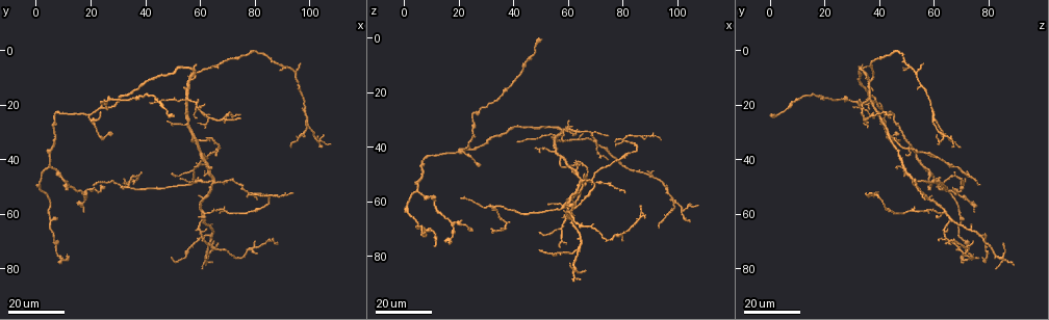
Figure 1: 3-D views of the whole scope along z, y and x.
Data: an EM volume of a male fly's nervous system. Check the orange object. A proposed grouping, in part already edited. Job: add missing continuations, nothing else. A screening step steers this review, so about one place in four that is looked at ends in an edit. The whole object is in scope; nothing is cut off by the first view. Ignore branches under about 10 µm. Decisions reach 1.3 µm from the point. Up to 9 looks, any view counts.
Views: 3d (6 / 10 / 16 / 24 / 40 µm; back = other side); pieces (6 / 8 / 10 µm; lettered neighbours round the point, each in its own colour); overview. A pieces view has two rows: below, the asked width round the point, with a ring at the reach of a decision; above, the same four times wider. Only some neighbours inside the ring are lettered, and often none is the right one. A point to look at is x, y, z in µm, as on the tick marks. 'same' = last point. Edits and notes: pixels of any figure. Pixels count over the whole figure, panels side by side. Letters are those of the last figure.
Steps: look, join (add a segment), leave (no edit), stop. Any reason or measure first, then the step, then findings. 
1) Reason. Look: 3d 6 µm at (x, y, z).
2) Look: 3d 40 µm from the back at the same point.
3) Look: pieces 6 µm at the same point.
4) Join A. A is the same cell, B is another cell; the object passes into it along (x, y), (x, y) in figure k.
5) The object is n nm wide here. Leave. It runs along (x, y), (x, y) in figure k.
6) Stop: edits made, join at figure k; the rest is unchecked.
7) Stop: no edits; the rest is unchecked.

Look: 3d 16 µm at (28, 30, 46).

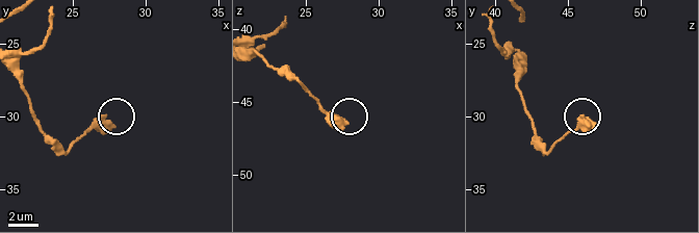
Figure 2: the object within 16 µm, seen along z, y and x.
Look: pieces 6 µm at (27.4, 30.8, 47.0).

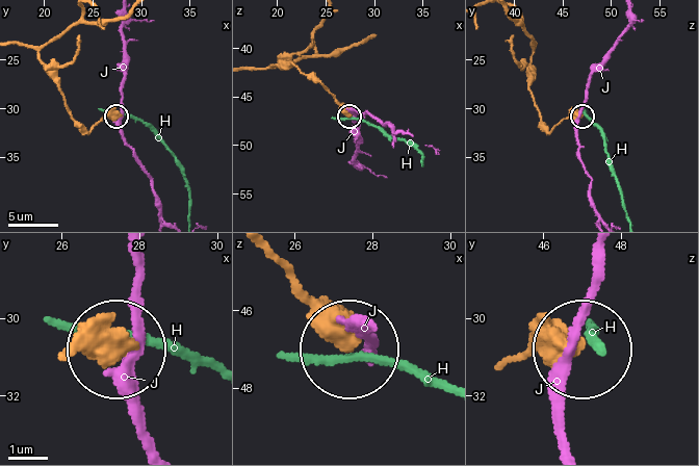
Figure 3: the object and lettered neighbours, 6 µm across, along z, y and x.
Leave. H and J are other cells; it runs along (269, 254), (345, 350) in figure 3; no lettered segment goes on from it.

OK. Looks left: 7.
An open end. Look: 3d 16 µm at (59, 5, 34).

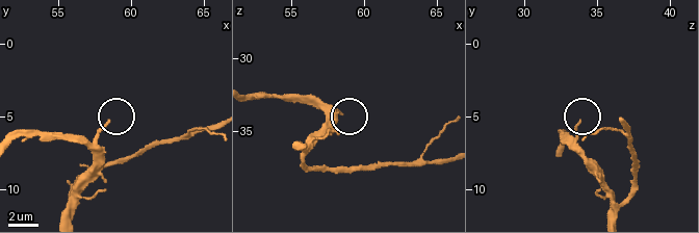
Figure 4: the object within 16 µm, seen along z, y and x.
Look: pieces 10 µm at (58.4, 5.4, 34.0).

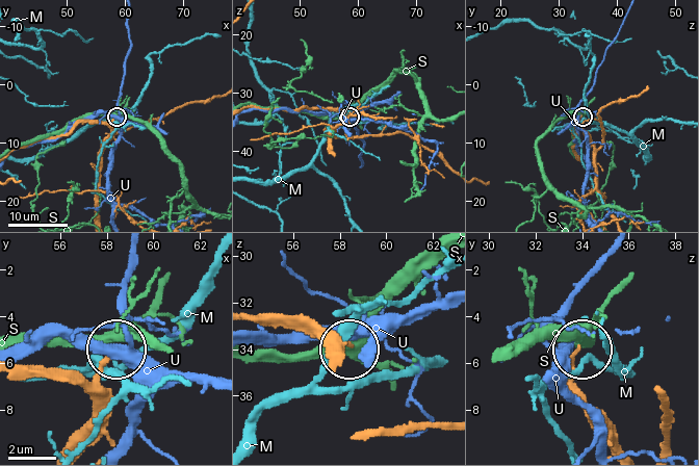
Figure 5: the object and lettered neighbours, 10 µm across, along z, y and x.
Leave. M, S and U are other cells; none of them fits.

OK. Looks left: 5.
Free end. Look: 3d 24 µm at (74, 25, 36).

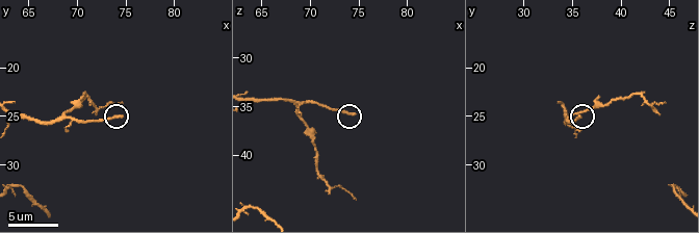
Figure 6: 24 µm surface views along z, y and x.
Look: pieces 6 µm at (74.4, 25.2, 35.6).

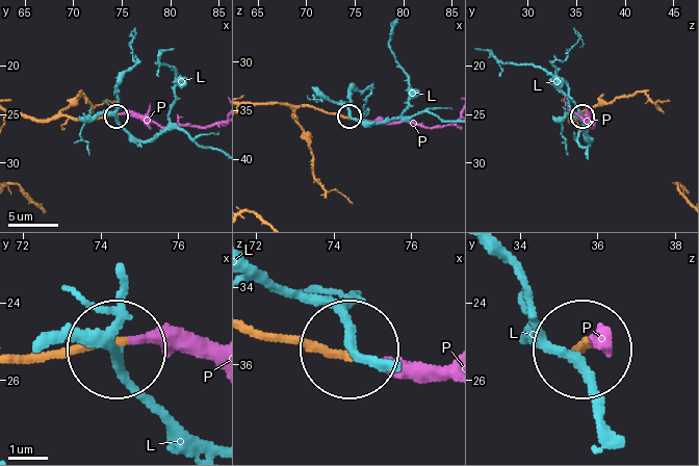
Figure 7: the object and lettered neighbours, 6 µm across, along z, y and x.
Join P. P is the same cell, L is another cell; the object passes into it along (326, 111), (387, 124), (405, 121), (432, 128), (447, 126) in figure 7; the cell continues.

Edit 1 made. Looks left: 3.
Look: overview.

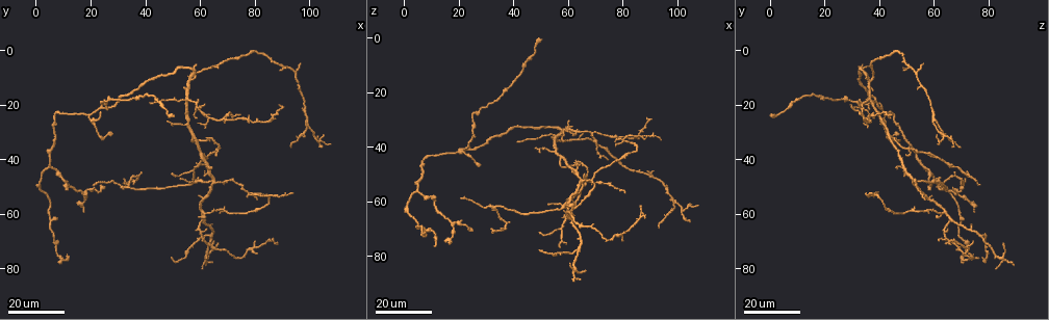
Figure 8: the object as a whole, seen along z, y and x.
An open end. Look: 3d 24 µm at (64, 43, 47).

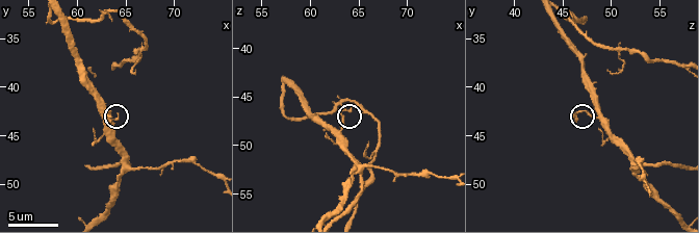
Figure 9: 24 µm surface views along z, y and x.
Look: pieces 10 µm at (64.4, 42.8, 46.4).

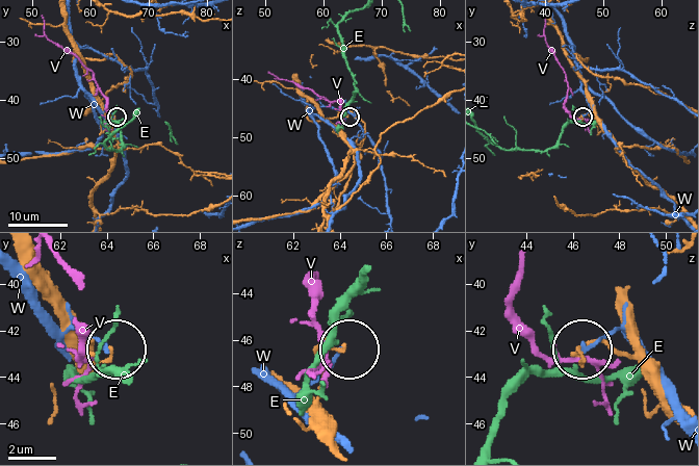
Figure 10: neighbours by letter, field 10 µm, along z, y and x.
Leave. E, V and W are other cells; none of them fits.

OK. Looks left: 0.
Stop: edits made, join at figure 7; the rest is unchecked.

